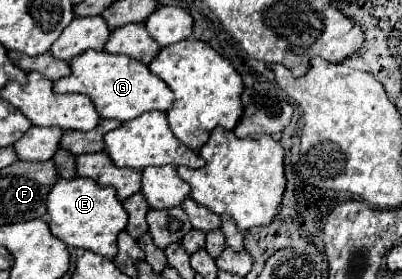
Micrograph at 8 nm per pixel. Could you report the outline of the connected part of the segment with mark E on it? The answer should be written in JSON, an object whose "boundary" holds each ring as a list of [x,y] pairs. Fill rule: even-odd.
{"boundary":[[[87,177],[59,179],[47,195],[47,215],[51,233],[69,247],[89,249],[97,255],[113,259],[117,253],[115,237],[127,225],[127,211],[115,197],[113,187],[101,187]]]}

